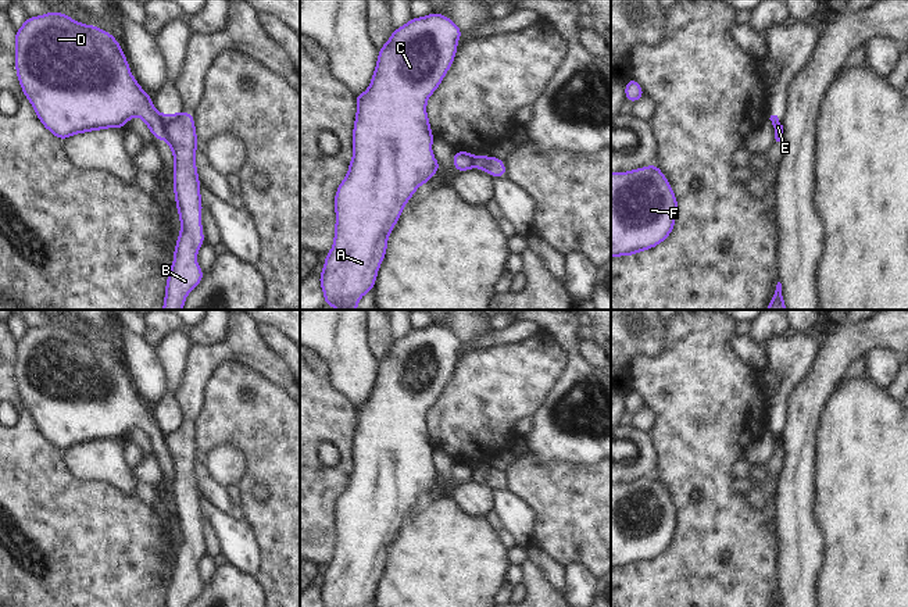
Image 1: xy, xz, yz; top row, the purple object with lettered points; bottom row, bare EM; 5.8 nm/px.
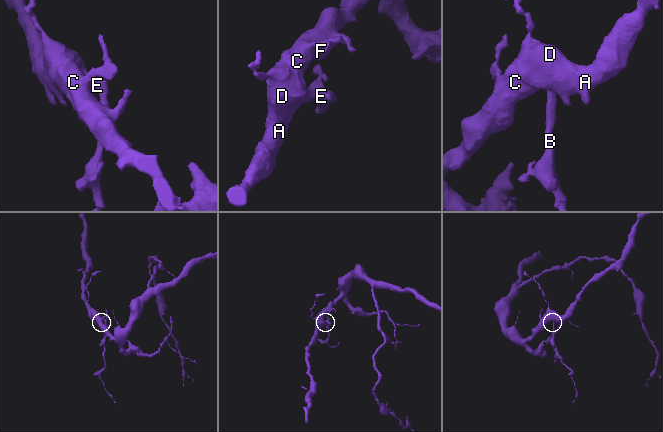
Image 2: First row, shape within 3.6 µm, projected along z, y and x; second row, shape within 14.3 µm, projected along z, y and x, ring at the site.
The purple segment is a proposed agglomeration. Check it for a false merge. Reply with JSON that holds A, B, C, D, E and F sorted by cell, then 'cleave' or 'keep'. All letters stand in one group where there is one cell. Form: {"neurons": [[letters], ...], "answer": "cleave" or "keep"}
{"neurons": [["A", "C", "D", "F"], ["B", "E"]], "answer": "cleave"}

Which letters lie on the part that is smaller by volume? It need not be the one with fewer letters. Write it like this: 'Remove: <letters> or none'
Remove: B, E

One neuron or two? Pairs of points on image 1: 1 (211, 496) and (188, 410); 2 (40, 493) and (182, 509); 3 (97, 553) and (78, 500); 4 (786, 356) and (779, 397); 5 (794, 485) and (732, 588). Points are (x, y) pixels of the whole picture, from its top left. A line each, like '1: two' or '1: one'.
1: two
2: two
3: one
4: one
5: two

